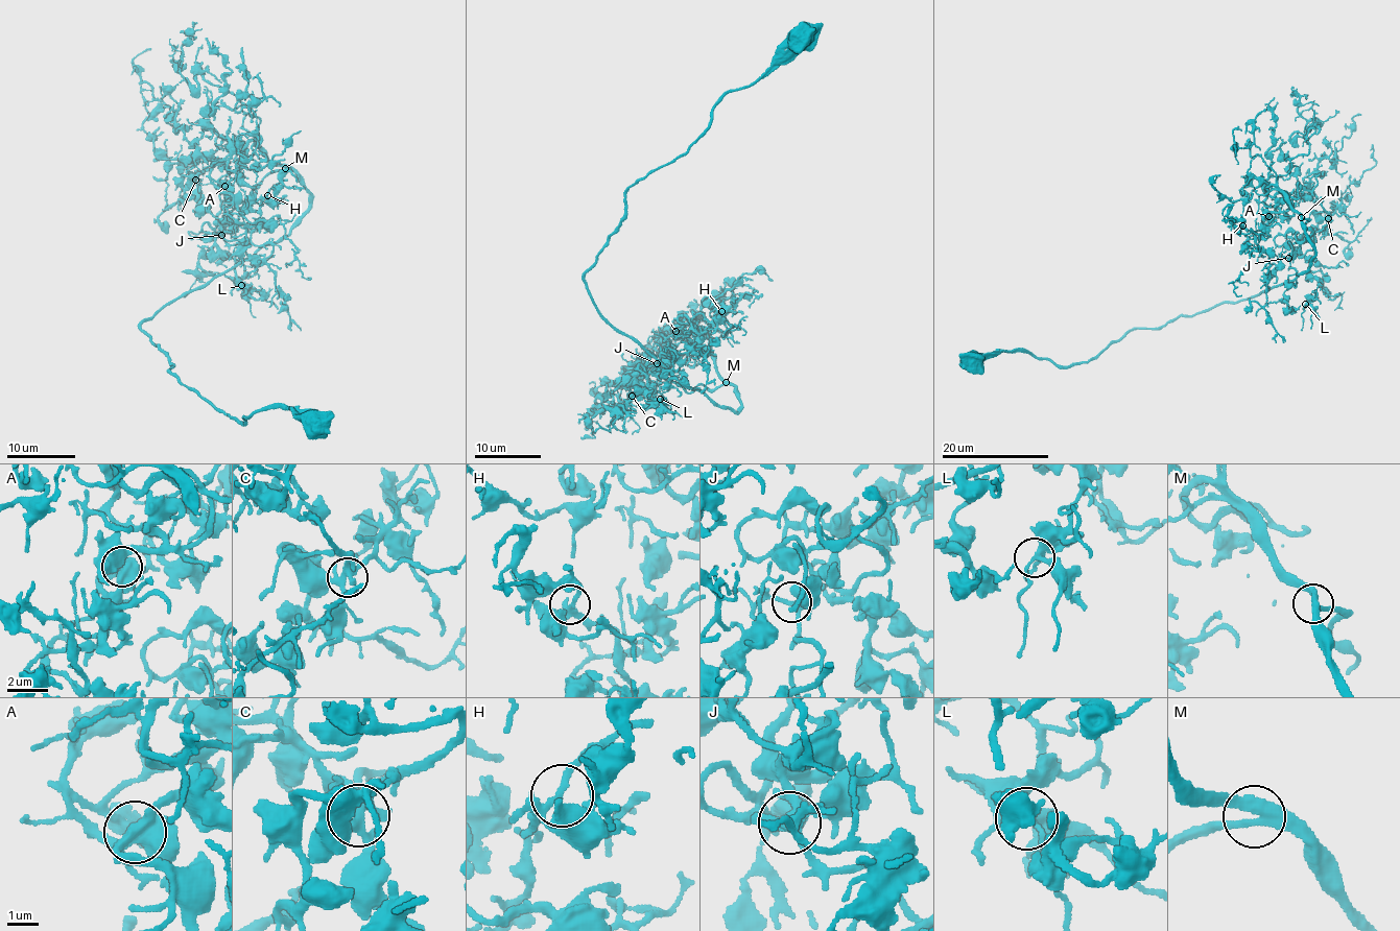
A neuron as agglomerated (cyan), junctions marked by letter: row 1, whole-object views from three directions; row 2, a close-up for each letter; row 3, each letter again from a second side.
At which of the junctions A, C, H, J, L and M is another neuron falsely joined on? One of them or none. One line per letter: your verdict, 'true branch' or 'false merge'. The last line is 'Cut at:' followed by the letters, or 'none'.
A: true branch
C: true branch
H: true branch
J: true branch
L: true branch
M: true branch
Cut at: none

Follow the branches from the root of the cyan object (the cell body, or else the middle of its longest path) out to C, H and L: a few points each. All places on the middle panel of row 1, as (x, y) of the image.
C: (805, 37), (626, 191), (584, 278), (739, 407), (701, 328), (694, 364), (632, 396)
H: (805, 37), (626, 191), (584, 278), (596, 312), (735, 413), (709, 333), (680, 333), (721, 311)
L: (805, 37), (626, 191), (585, 273), (677, 383), (657, 368), (668, 343), (683, 381), (643, 389), (660, 399)

